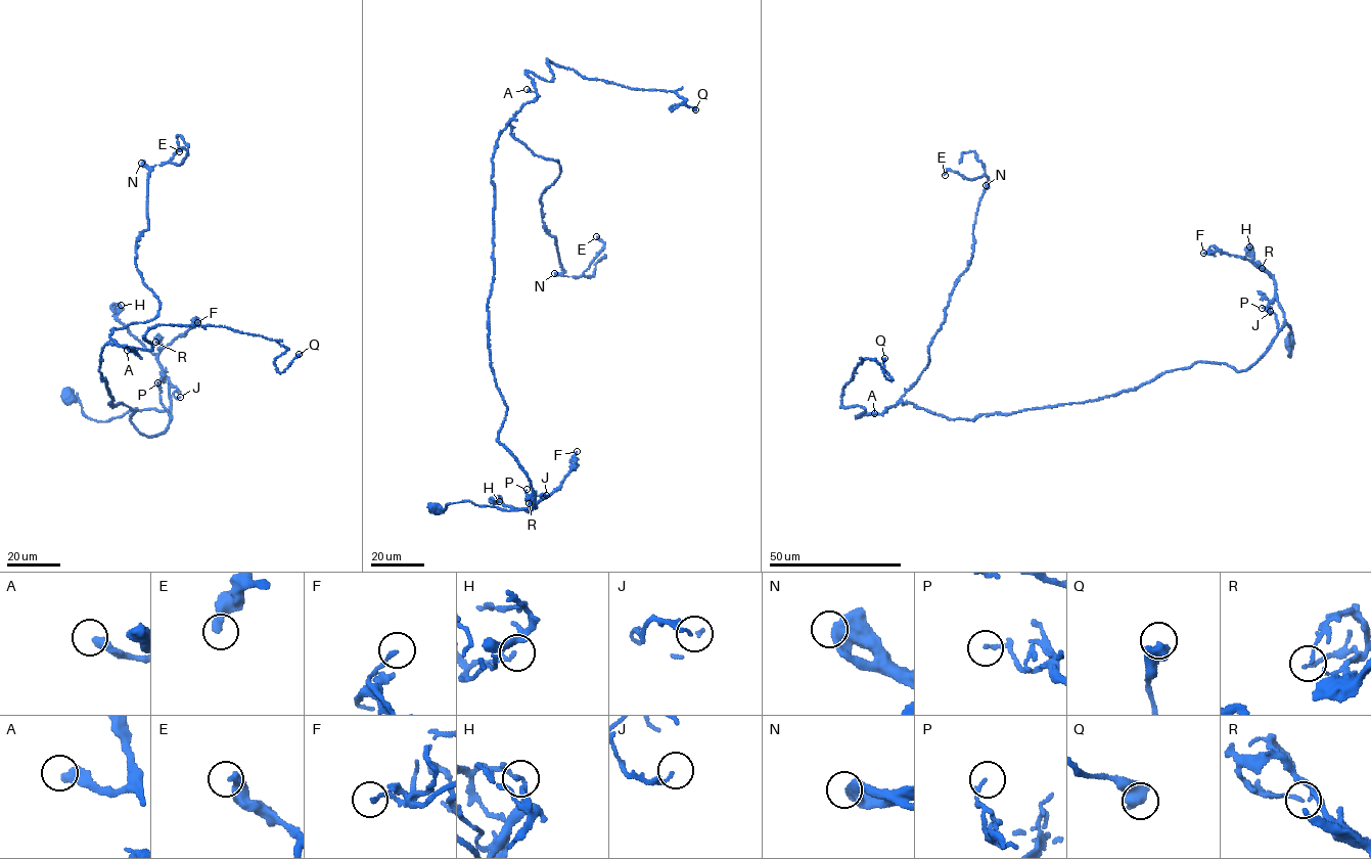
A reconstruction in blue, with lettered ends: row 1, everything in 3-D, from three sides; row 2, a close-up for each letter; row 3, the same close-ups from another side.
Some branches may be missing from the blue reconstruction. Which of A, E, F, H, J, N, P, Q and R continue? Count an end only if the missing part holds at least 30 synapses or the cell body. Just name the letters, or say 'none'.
none

